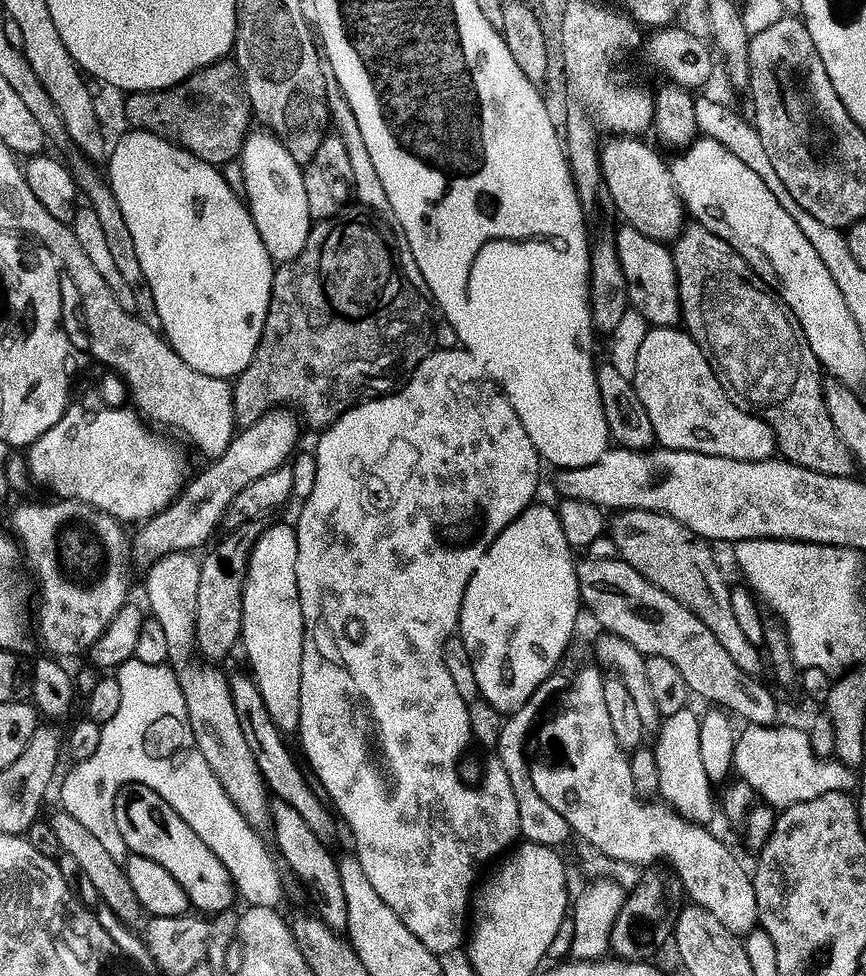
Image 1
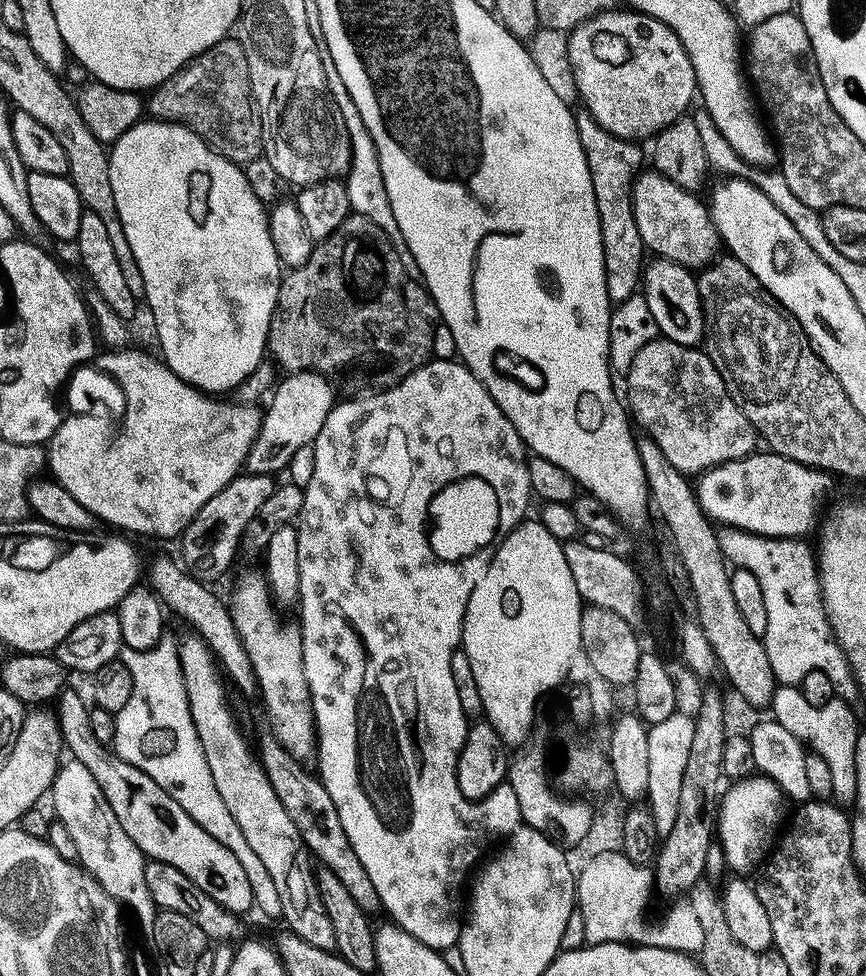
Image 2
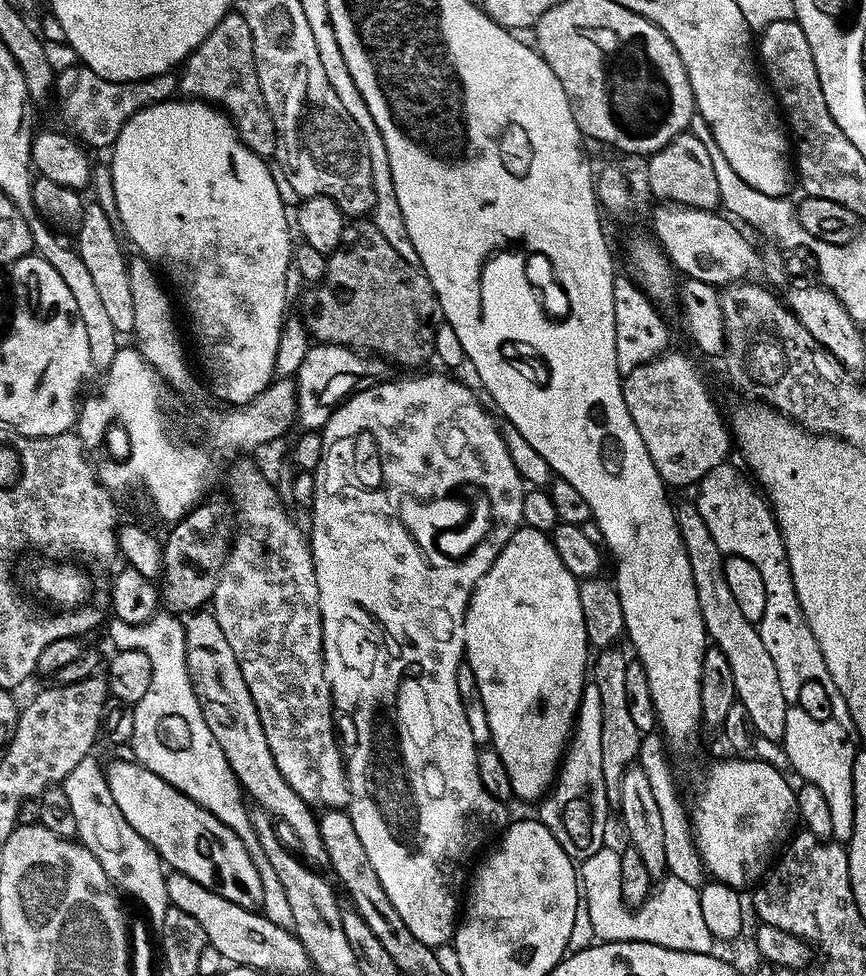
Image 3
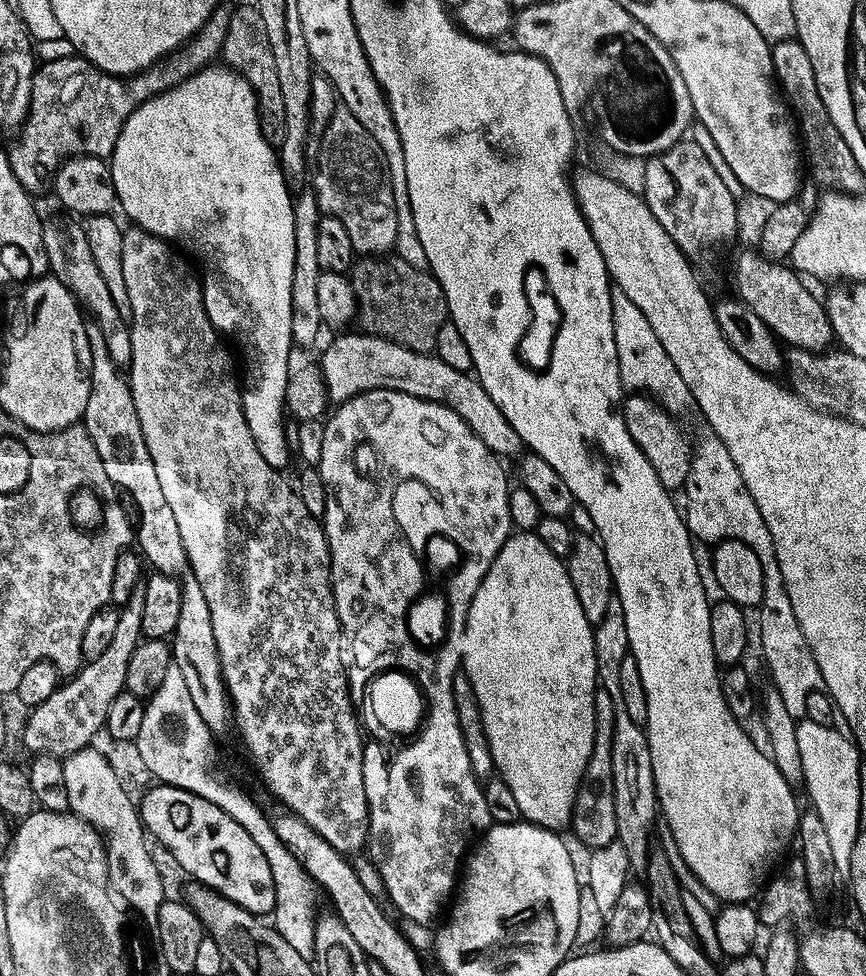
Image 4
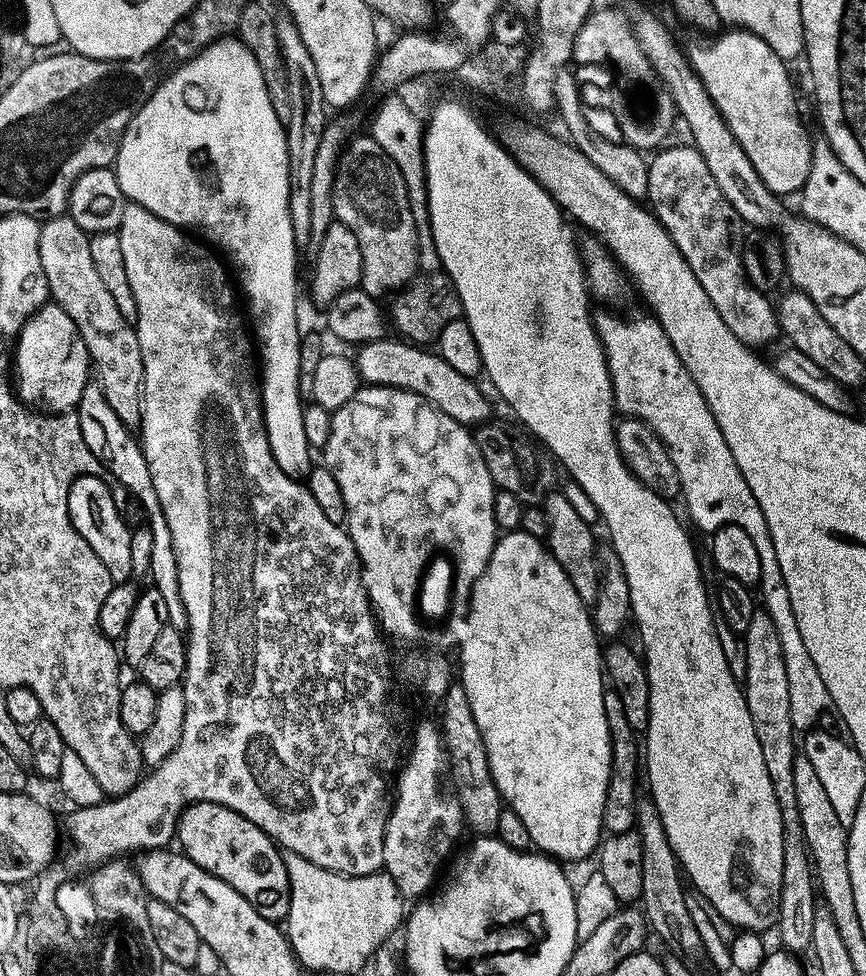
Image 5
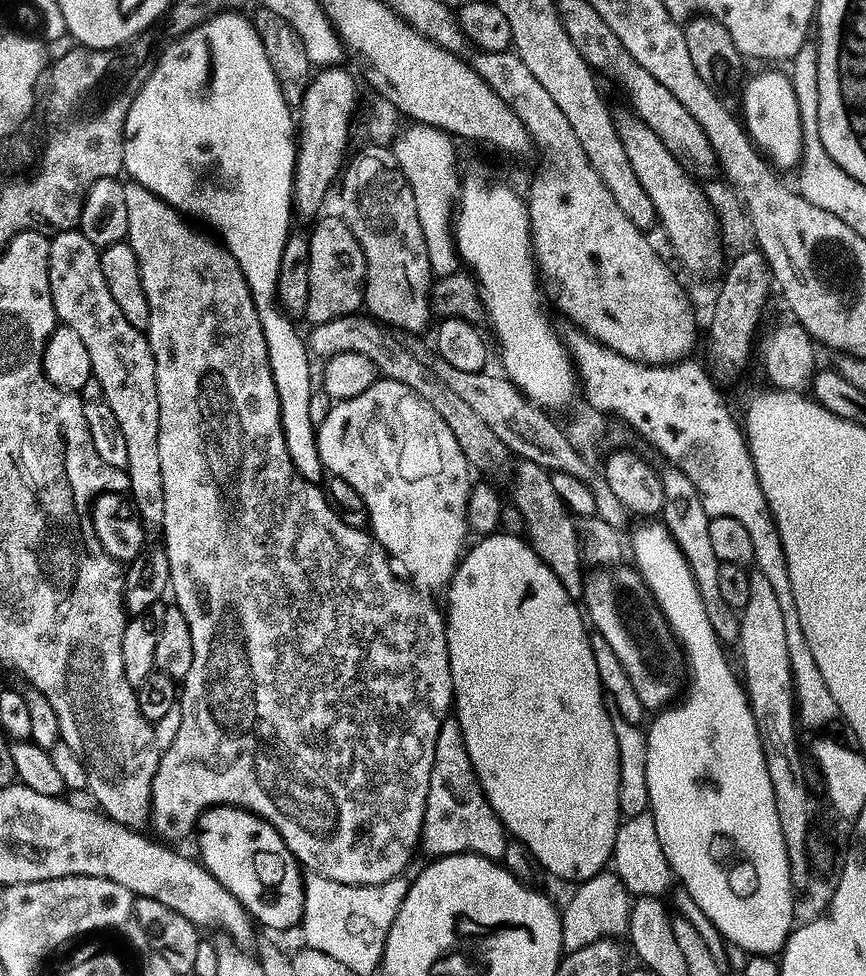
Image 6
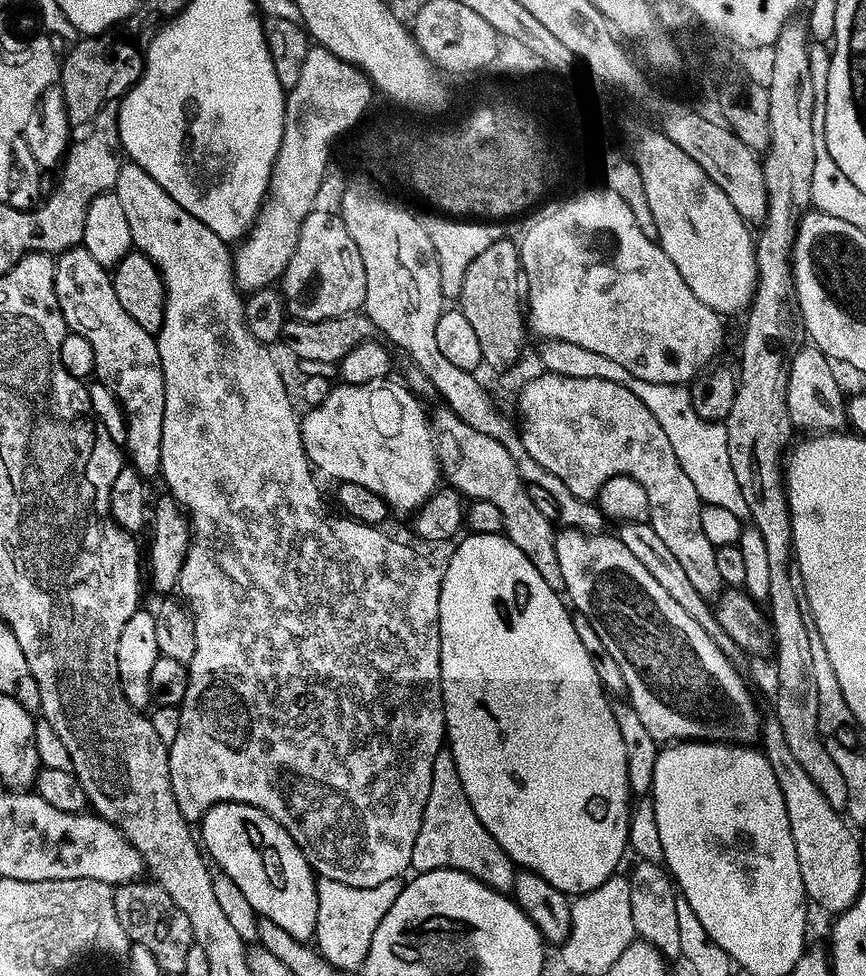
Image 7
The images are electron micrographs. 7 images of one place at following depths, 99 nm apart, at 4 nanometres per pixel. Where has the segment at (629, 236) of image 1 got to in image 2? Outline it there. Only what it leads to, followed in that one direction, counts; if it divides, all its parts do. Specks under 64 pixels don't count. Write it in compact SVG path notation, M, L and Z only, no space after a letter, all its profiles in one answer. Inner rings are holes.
M652 258L645 263L642 277L642 294L646 298L646 306L650 306L650 314L654 314L657 333L665 340L673 340L682 346L697 347L704 338L704 311L698 294L696 276L689 269L683 268L673 260Z

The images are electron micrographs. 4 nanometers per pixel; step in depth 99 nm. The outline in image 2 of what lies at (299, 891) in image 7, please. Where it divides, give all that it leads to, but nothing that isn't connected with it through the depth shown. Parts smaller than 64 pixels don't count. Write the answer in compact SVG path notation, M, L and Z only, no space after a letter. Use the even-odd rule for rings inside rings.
M71 686L60 692L54 704L54 711L60 724L61 741L66 745L67 751L68 748L72 751L71 759L88 768L93 778L100 783L102 794L106 794L106 802L110 802L110 810L114 810L122 830L126 830L126 834L134 838L134 846L138 846L138 850L142 850L148 860L161 860L174 866L174 870L182 870L182 874L186 874L186 878L190 878L190 882L194 882L198 890L210 894L210 898L214 898L218 906L237 914L253 911L250 878L246 878L242 862L238 862L238 858L234 858L234 854L230 854L230 850L226 850L226 846L222 846L218 838L210 838L210 834L206 834L206 830L202 830L202 826L198 826L198 822L194 822L194 818L190 818L190 814L186 814L186 810L182 810L182 806L178 806L178 802L174 802L174 798L170 798L170 794L166 794L166 790L162 790L162 786L154 782L154 778L150 778L150 774L138 770L138 766L130 766L130 762L118 758L115 752L98 742L98 738L94 738L94 730L90 730L88 717L89 705L84 705L83 698Z

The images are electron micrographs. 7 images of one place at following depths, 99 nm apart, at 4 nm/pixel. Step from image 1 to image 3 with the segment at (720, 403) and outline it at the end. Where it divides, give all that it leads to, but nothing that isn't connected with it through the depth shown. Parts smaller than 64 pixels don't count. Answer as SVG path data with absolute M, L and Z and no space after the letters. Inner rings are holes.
M665 350L650 362L639 364L623 377L622 383L626 410L630 410L630 418L634 418L638 434L642 434L642 443L654 462L654 470L658 470L665 485L675 489L687 484L699 485L703 476L729 459L728 447L731 449L734 441L695 362L672 351Z

